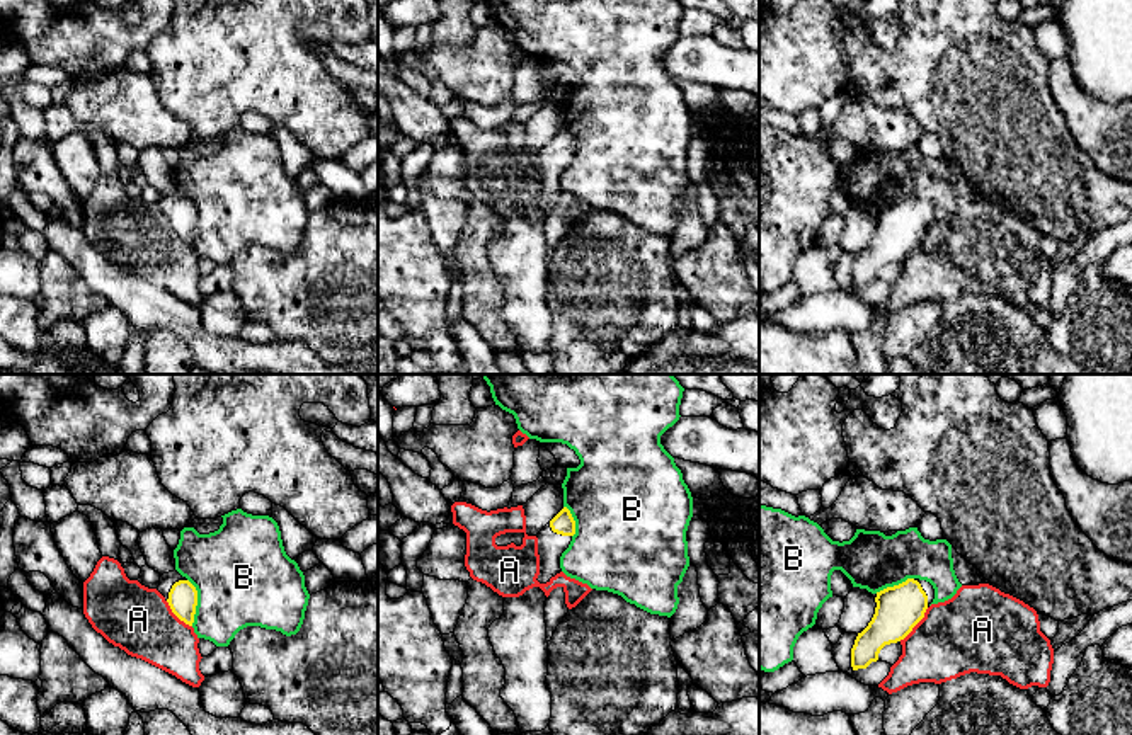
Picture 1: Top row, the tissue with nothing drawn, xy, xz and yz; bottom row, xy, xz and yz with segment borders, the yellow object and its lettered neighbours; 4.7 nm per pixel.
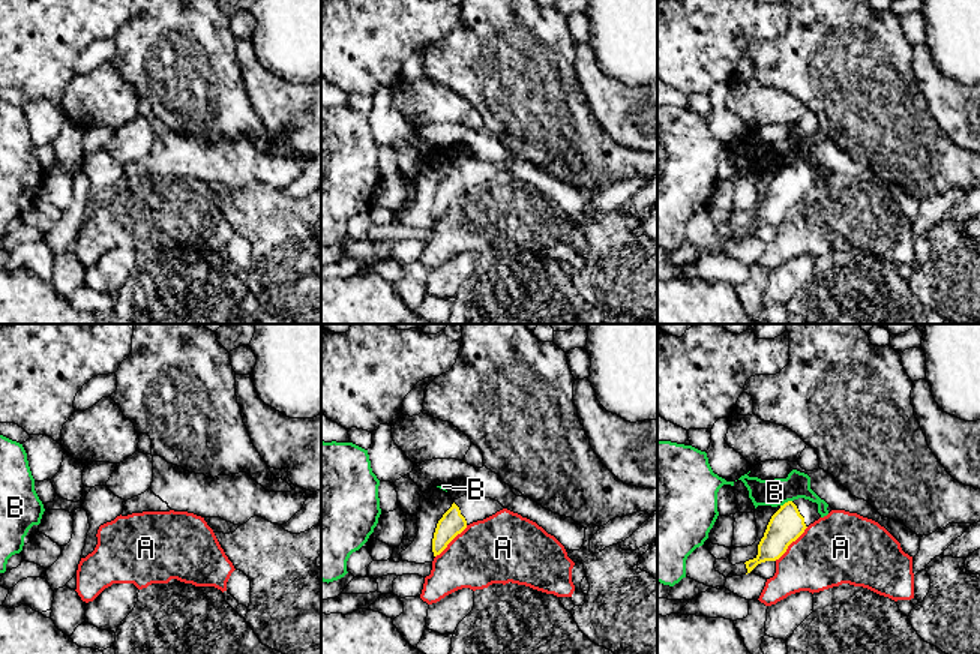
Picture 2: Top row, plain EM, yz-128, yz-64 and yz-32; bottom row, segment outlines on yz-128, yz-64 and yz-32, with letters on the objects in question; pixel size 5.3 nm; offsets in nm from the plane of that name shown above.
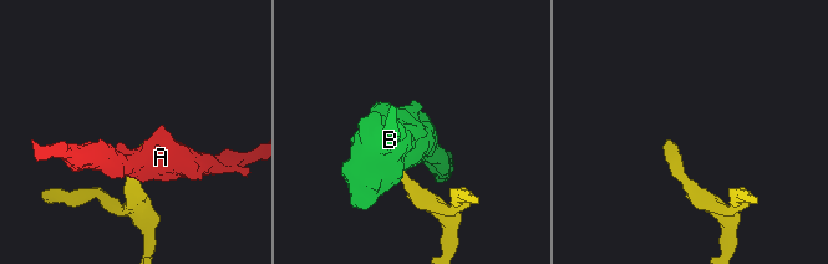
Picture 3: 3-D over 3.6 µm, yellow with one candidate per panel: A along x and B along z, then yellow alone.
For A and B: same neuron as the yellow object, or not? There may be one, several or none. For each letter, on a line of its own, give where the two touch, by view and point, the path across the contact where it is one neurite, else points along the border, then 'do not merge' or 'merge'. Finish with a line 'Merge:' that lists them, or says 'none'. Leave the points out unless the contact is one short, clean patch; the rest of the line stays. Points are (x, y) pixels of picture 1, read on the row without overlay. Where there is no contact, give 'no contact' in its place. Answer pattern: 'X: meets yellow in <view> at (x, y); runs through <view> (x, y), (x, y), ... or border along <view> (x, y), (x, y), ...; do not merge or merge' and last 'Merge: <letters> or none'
A: meets yellow in yz at (916, 242); border along yz (928, 227), (925, 235), (899, 259); do not merge
B: meets yellow in xy at (196, 222); border along xy (188, 198), (196, 210), (193, 244); do not merge
Merge: none

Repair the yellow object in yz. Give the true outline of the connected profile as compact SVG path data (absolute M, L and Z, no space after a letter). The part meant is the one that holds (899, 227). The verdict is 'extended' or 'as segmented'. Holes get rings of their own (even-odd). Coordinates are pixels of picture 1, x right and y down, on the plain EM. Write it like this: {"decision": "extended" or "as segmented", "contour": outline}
{"decision": "extended", "contour": "M907 197L906 201L877 211L875 233L868 245L858 252L851 267L853 289L866 288L878 279L885 264L904 259L924 236L935 218L929 201Z"}

